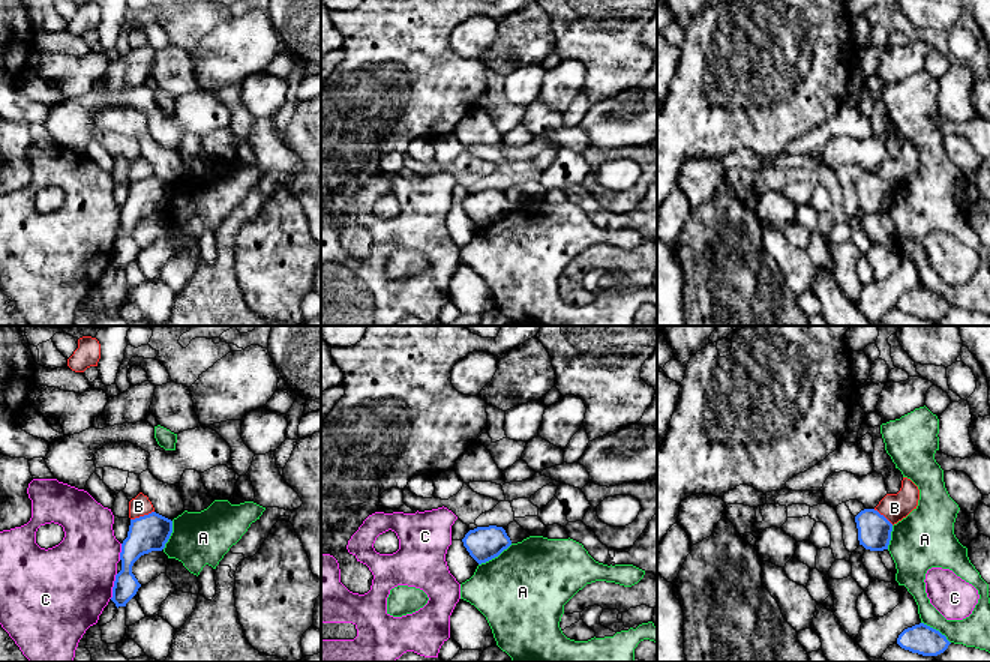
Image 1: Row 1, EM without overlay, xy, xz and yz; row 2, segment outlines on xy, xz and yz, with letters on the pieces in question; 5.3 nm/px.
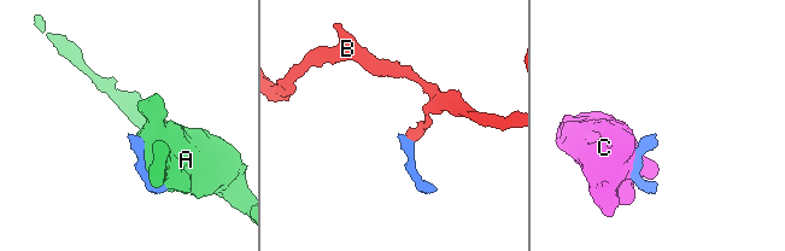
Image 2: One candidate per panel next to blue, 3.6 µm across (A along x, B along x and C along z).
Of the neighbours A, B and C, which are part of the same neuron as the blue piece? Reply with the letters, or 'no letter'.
no letter

